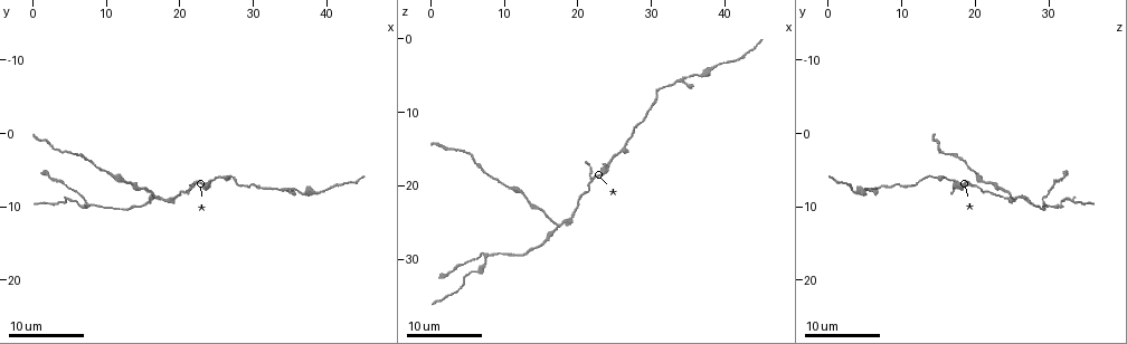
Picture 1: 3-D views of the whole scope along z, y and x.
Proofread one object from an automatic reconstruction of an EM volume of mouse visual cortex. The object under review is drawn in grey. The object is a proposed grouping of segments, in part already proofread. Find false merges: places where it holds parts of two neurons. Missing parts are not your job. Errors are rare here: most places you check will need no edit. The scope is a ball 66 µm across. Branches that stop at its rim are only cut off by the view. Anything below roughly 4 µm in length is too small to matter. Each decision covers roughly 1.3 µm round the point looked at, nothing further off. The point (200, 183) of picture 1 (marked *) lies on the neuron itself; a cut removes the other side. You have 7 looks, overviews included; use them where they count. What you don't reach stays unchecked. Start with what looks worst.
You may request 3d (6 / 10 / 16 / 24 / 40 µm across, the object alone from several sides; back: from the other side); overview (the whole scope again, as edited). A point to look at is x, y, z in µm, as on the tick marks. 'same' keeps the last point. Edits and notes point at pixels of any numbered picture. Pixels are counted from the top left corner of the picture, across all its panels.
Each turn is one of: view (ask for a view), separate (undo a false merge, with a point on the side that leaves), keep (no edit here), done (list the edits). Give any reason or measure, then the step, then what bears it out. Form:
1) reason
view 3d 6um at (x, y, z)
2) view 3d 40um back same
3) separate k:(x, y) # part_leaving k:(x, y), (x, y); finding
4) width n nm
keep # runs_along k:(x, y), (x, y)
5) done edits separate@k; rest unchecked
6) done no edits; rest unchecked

three arms meet
view 3d 24um at (7.5, 10.0, 29.5)

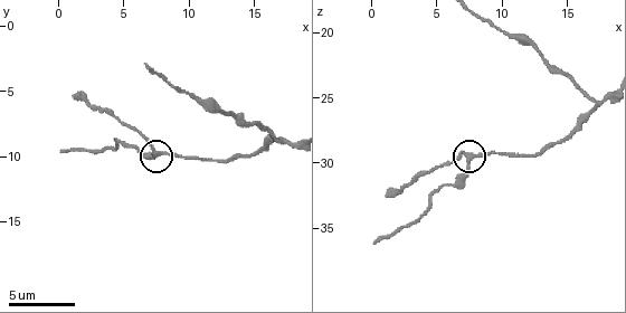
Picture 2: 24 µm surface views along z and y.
view 3d 6um at (7.4, 9.8, 29.8)

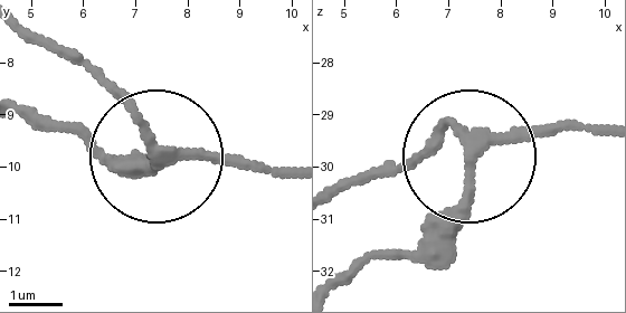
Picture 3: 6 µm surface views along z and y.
width 190 nm
keep # runs_along 3:(291, 179), (162, 148), (82, 64); one neuron here

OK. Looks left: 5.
view 3d 10um at (17.2, 8.8, 25.4)

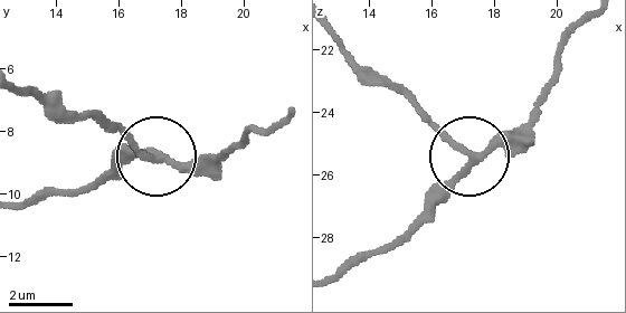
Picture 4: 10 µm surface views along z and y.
arms 3
separate 4:(129, 131) # part_leaving 4:(160, 161), (114, 132), (58, 119), (18, 94); two neurons meet here

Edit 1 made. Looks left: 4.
sudden change in width
view 3d 24um at (38.5, 8.5, 4.0)

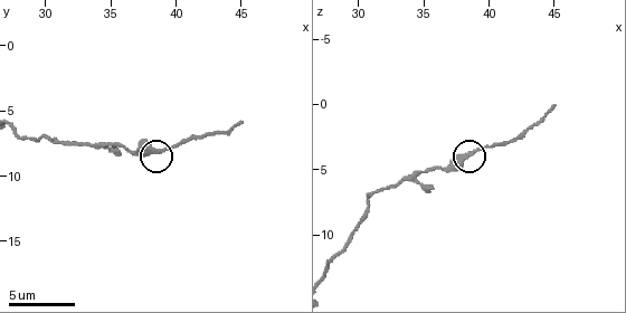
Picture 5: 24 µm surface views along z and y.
zoom in
view 3d 10um at (38.6, 8.2, 3.8)

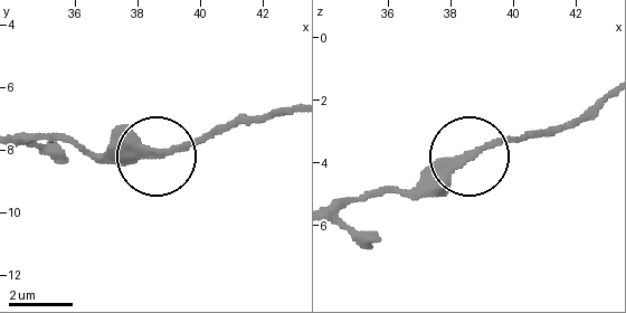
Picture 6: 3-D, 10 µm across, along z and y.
keep # runs_along 6:(21, 140), (69, 140), (102, 155), (158, 155), (219, 134); one neuron here

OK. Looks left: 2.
three arms meet
view 3d 16um at (22.0, 7.5, 19.5)

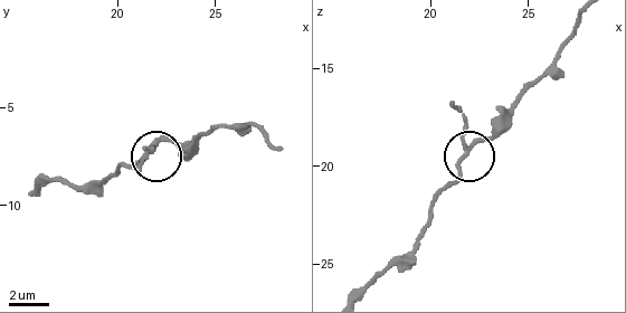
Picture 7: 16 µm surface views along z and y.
view 3d 6um same

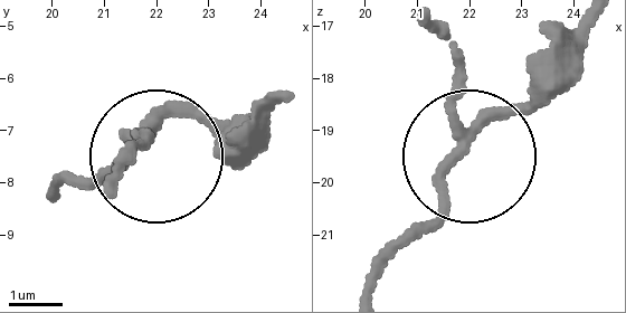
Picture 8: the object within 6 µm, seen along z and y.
width 190 nm
keep # one neuron here

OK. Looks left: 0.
done edits separate@4; rest unchecked

